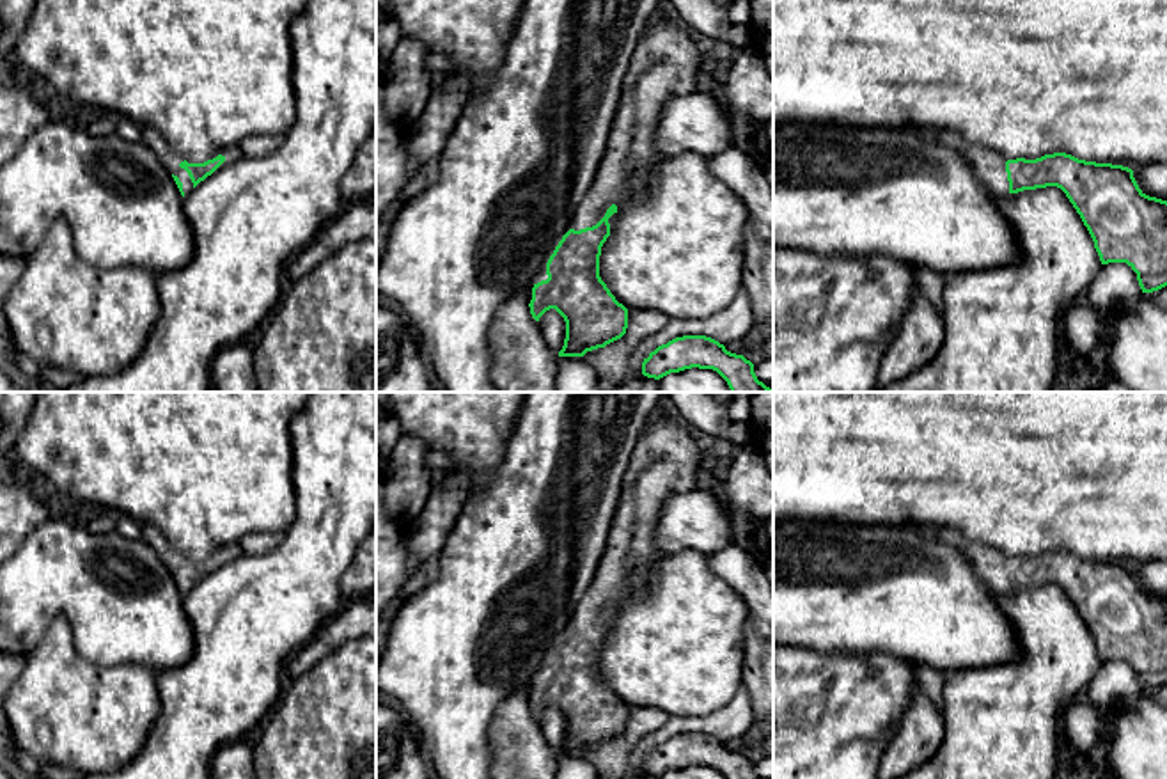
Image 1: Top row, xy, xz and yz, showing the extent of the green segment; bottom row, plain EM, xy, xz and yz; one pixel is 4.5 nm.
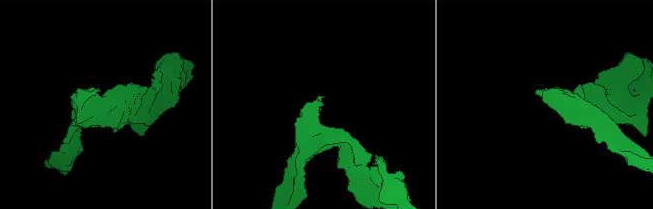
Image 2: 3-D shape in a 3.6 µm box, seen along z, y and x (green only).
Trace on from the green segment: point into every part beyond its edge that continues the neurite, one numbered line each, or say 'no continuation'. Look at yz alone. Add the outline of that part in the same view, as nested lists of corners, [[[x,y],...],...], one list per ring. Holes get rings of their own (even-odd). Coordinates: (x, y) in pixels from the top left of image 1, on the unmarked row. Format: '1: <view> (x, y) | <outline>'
1: yz (990, 563) | [[[938,529],[935,534],[942,543],[961,550],[990,589],[1009,593],[1006,557],[1000,550],[949,529]]]

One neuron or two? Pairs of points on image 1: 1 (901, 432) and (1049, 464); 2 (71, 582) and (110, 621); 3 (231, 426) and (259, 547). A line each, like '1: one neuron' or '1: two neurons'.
1: one neuron
2: one neuron
3: two neurons

